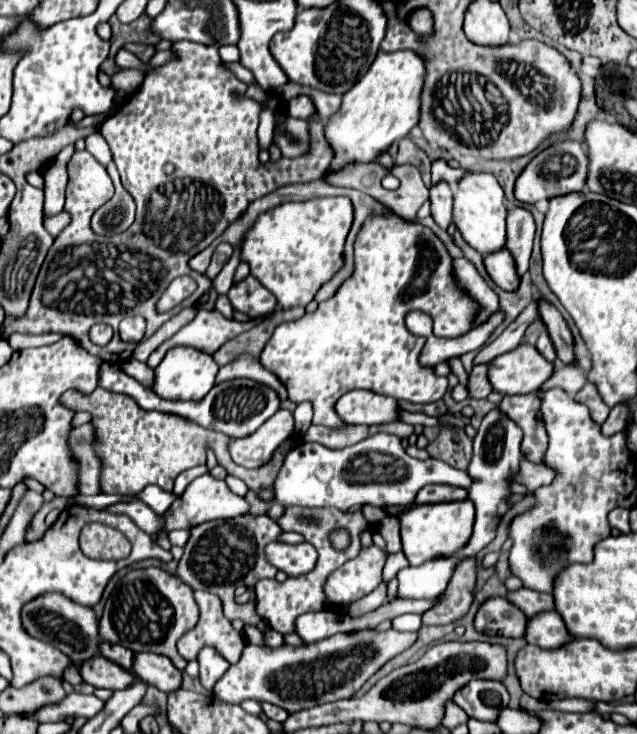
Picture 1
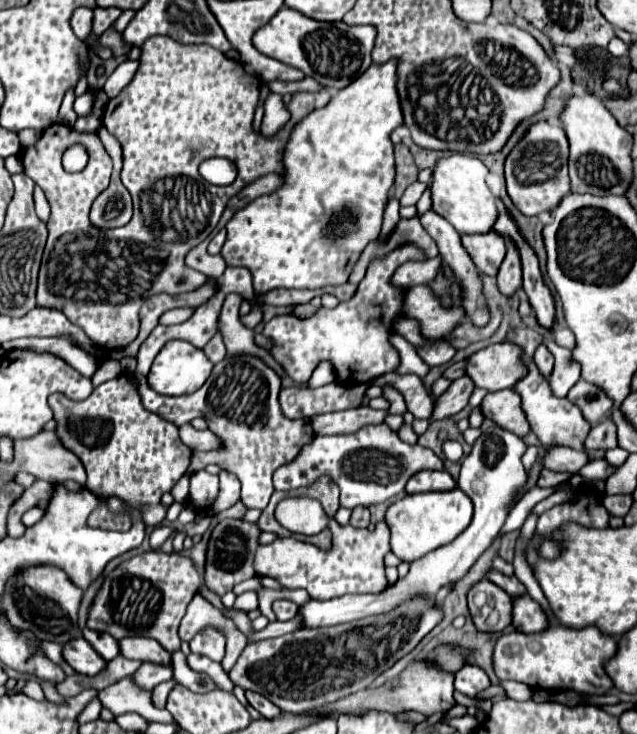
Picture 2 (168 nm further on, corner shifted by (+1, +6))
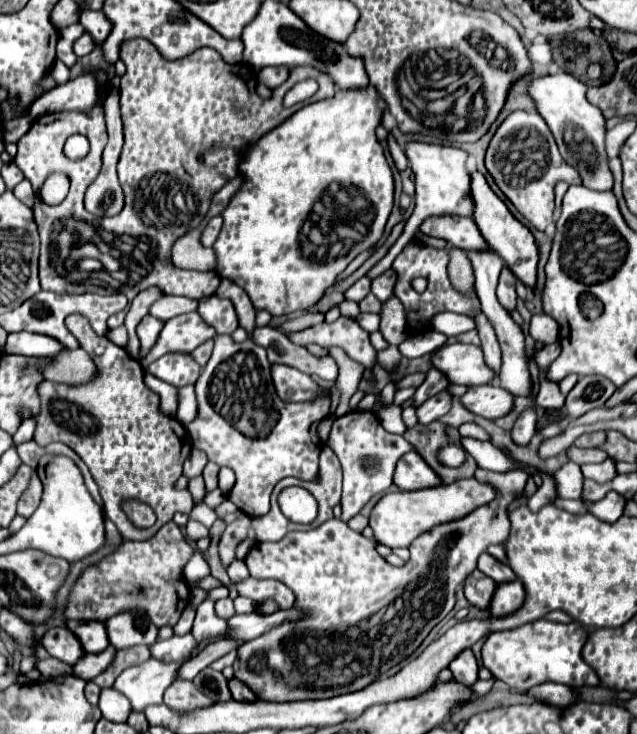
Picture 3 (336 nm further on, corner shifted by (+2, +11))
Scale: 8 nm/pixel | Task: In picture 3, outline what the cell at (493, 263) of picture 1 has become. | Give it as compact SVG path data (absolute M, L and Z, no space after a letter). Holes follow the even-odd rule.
M452 215L428 217L420 225L420 231L432 237L440 237L464 251L488 249L488 245L484 245L484 237L480 237L480 229L476 229L476 223L468 217L452 217Z

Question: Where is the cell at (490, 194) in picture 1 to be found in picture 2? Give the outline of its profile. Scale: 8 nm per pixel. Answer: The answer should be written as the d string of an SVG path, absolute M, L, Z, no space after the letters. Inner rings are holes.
M451 154L447 158L439 158L433 168L429 184L433 212L453 224L459 234L485 234L493 228L493 222L497 220L495 196L485 184L487 172L487 166L471 154Z

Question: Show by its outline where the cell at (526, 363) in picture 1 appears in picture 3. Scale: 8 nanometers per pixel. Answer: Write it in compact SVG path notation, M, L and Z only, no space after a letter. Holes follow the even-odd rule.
M452 343L442 347L434 357L432 363L436 369L440 369L450 383L456 385L486 385L496 379L496 373L488 369L482 349L478 345L464 345L464 343Z

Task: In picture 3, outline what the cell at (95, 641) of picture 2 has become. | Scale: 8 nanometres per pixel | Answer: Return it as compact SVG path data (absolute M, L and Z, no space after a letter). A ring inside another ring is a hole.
M68 621L68 629L80 639L86 653L102 653L110 645L100 621Z

